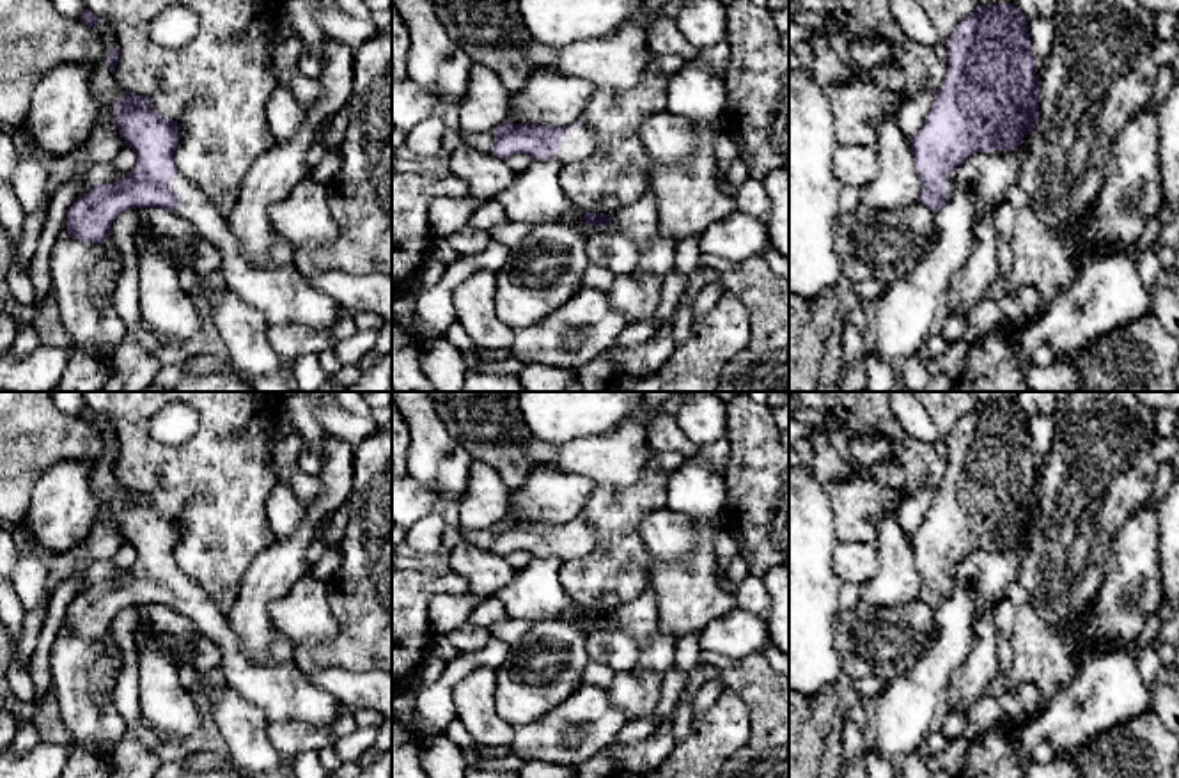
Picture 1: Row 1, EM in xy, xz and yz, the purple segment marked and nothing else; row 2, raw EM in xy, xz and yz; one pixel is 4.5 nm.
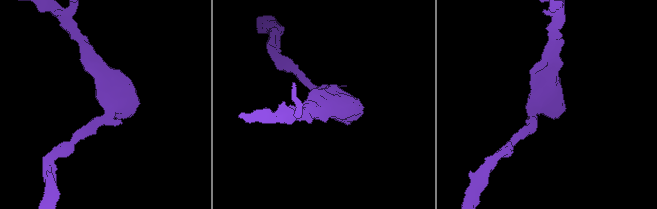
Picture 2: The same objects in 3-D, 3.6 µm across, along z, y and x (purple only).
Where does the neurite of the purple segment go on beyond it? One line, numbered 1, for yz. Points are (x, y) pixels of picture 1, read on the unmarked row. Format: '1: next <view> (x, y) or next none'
1: next yz (951, 578)

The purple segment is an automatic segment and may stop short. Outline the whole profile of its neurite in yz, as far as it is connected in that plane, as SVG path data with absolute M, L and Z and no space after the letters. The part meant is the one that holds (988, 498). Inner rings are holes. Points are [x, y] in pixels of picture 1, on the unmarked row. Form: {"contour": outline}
{"contour": "M1016 401L977 402L973 409L959 418L952 432L945 438L945 443L949 448L945 477L934 489L934 498L924 521L910 535L913 558L922 580L918 599L933 610L943 604L952 594L957 564L970 551L1018 546L1025 532L1034 532L1039 512L1035 454L1032 450L1027 415Z"}

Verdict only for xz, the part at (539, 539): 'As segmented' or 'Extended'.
Extended

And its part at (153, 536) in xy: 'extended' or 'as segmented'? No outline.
extended

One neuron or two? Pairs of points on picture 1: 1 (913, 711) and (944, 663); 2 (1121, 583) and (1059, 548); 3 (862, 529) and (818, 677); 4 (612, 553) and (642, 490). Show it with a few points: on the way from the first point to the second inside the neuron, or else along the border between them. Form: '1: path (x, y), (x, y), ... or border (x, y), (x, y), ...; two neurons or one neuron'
1: path (917, 699), (931, 676); one neuron
2: border (1116, 534), (1103, 583), (1096, 599), (1085, 610); two neurons
3: border (828, 500), (835, 514), (835, 537), (839, 541); two neurons
4: path (617, 537), (617, 518), (630, 505); one neuron

